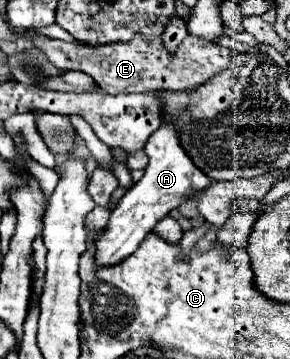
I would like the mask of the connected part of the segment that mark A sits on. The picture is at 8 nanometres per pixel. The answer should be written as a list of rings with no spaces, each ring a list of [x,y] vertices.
[[[176,120],[164,122],[162,128],[158,128],[150,136],[144,152],[150,158],[150,162],[146,166],[146,174],[142,176],[140,182],[136,182],[124,194],[124,198],[112,210],[112,214],[110,214],[108,224],[104,226],[104,230],[94,236],[94,246],[96,246],[94,258],[96,258],[96,266],[114,266],[114,264],[126,260],[140,246],[140,242],[146,238],[146,234],[150,234],[152,228],[172,208],[180,206],[184,200],[188,200],[196,192],[204,190],[204,186],[208,186],[208,182],[212,182],[192,162],[192,158],[182,148],[180,136],[178,136],[178,130],[176,130]]]

